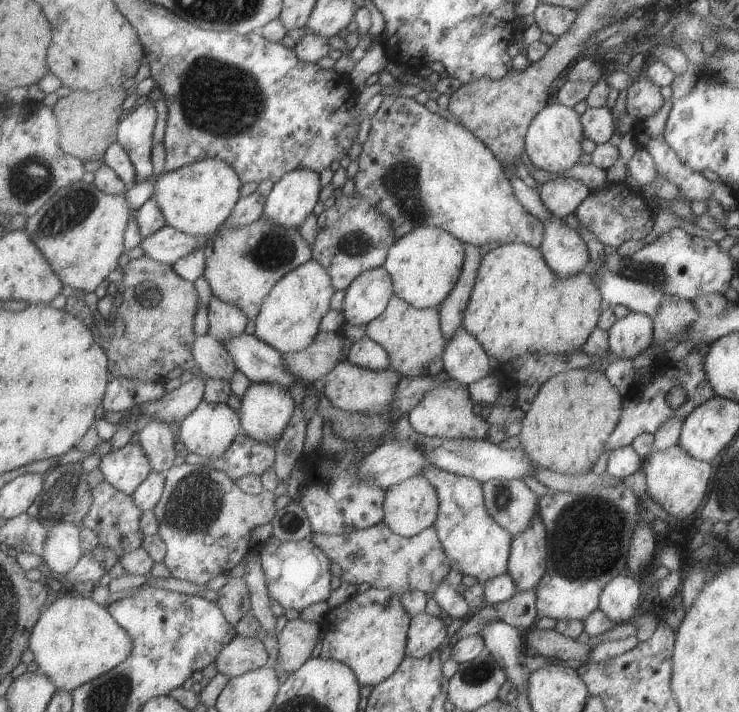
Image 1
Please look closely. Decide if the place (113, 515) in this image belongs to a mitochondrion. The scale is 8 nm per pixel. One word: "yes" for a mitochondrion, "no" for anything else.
yes

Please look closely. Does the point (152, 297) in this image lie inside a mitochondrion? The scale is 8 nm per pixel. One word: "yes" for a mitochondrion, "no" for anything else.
yes

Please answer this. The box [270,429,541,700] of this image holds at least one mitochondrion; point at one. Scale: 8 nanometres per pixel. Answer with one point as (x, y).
(475, 674)

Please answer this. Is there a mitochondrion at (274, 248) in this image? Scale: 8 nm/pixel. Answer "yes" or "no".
yes

